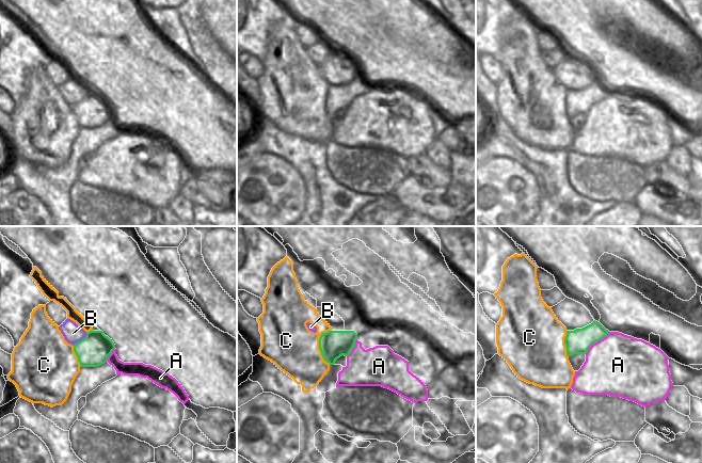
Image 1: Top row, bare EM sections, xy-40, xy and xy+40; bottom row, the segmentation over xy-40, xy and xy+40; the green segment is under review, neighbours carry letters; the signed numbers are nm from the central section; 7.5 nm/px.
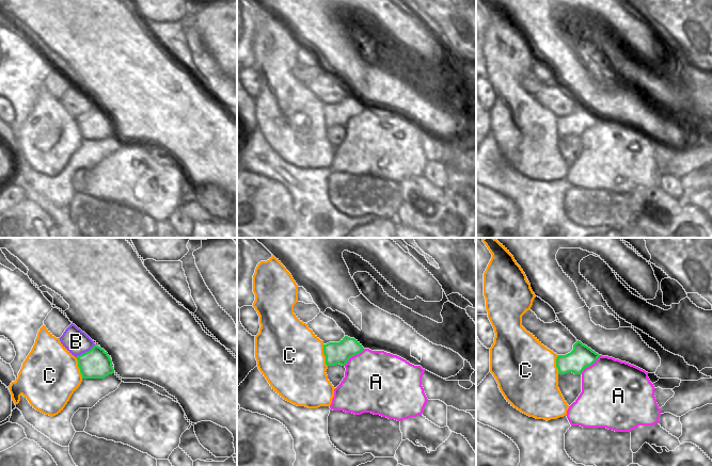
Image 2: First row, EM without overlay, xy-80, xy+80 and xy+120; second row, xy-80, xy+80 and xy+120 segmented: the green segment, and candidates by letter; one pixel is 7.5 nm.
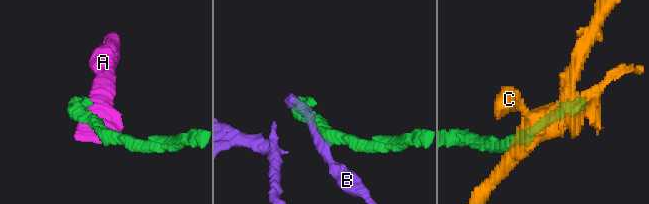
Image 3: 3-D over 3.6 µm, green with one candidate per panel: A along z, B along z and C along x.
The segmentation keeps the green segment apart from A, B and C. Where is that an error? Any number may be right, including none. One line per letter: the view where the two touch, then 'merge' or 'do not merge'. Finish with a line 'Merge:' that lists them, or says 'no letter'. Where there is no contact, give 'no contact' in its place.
A: xy+40 | do not merge
B: xy-40 | do not merge
C: xy | do not merge
Merge: no letter

